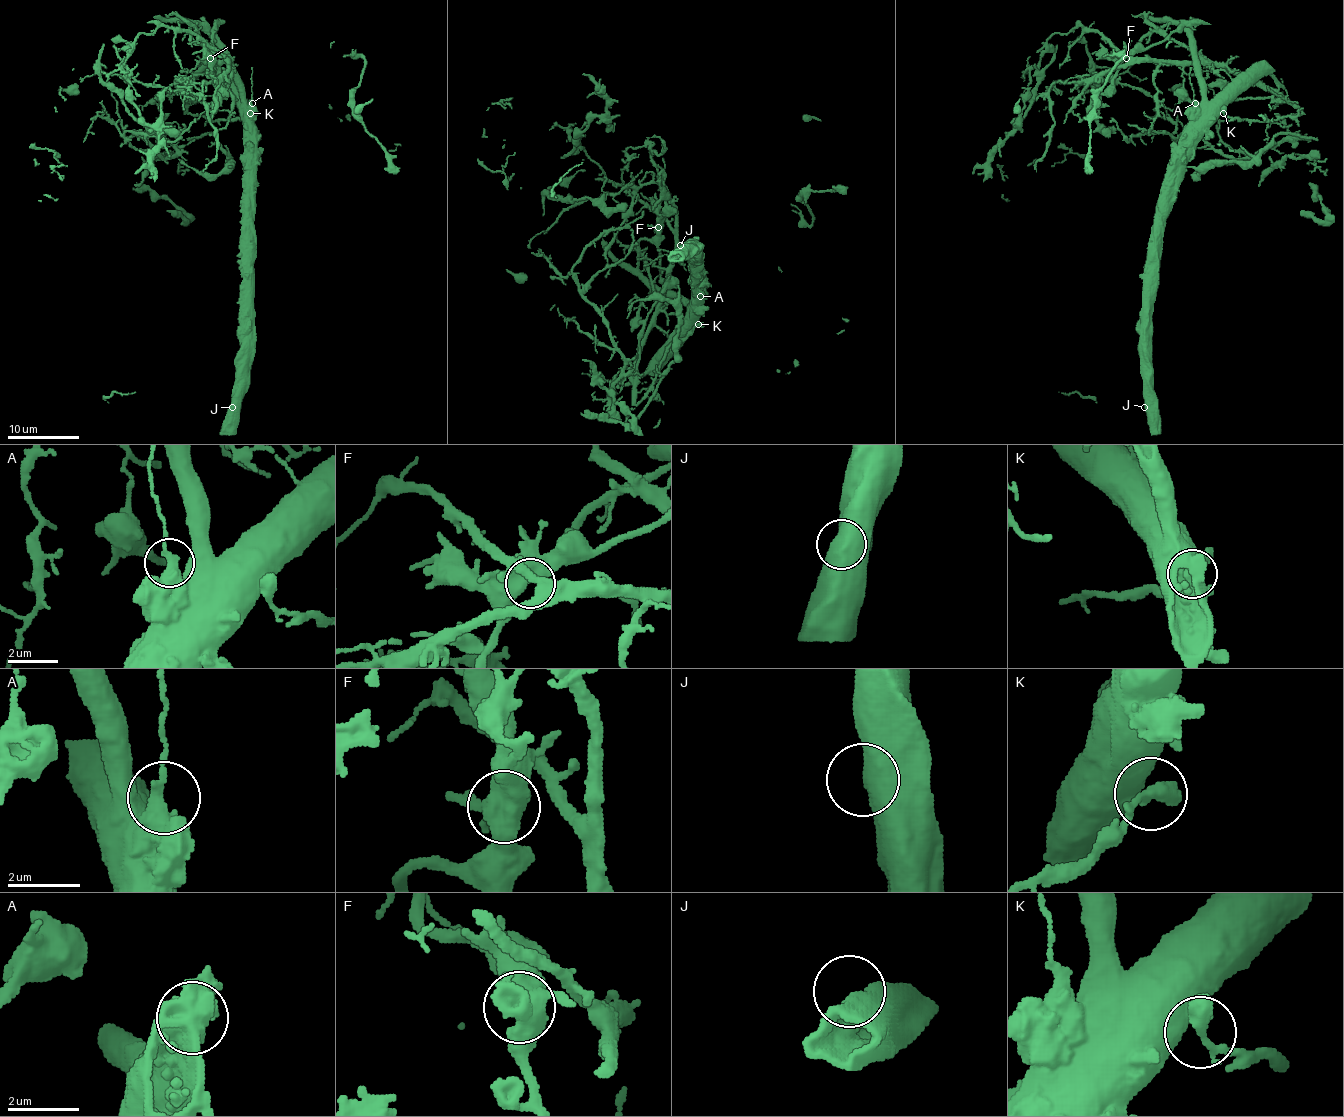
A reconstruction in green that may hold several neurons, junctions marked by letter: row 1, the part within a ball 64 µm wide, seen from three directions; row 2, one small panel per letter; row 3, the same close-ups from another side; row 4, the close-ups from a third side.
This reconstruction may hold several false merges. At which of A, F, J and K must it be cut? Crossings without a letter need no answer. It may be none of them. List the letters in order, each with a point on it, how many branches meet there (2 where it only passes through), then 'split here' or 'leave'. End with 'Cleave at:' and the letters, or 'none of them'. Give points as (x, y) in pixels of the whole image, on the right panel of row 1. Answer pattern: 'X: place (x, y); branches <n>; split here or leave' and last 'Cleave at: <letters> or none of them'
A: place (1195, 103); branches 2; leave
F: place (1126, 58); branches 2; leave
J: place (1144, 407); branches 1; leave
K: place (1223, 113); branches 2; leave
Cleave at: none of them

